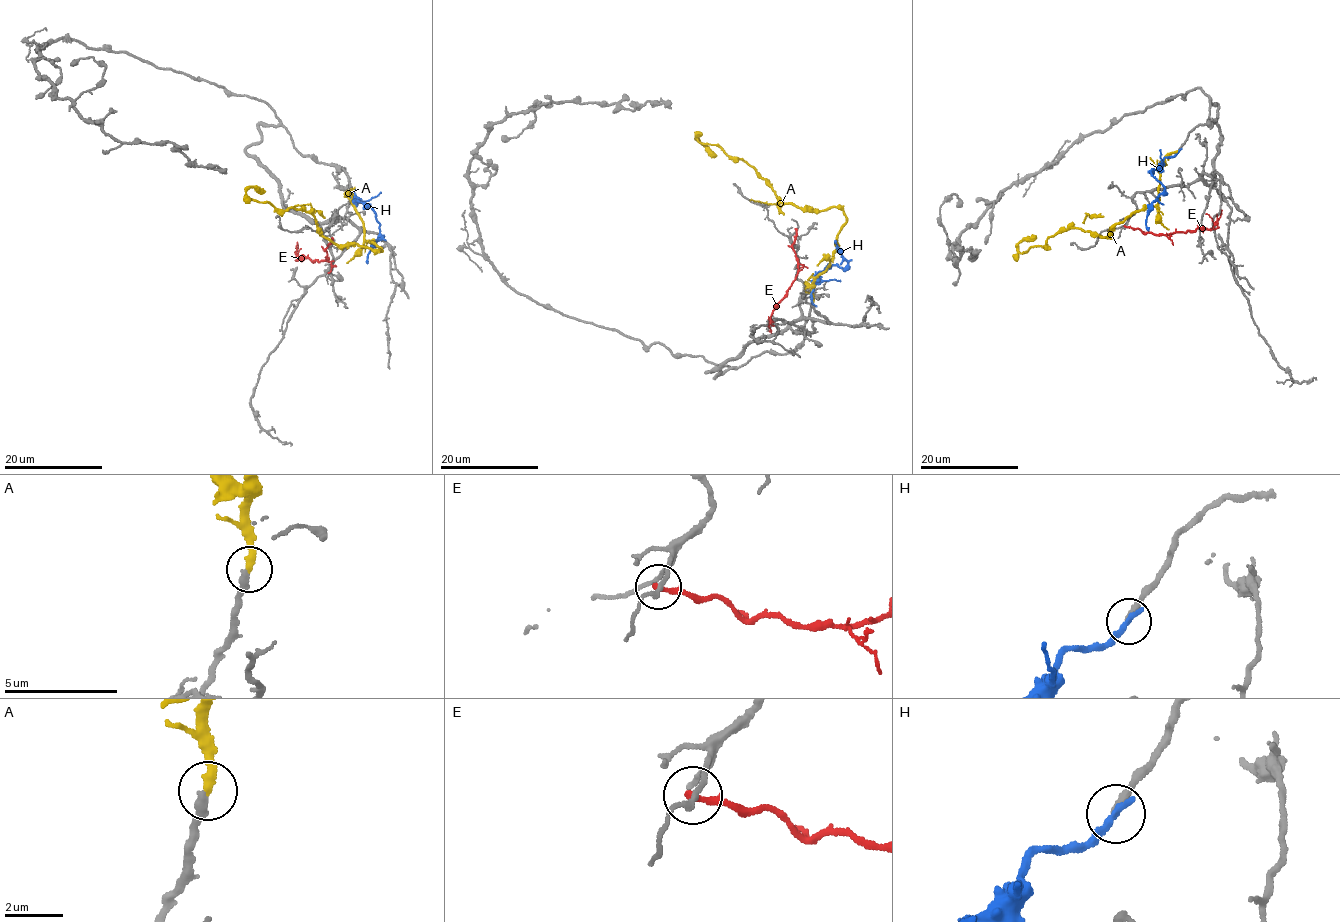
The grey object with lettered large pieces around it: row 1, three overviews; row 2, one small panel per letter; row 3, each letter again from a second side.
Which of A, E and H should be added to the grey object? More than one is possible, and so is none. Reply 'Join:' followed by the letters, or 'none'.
Join: A

